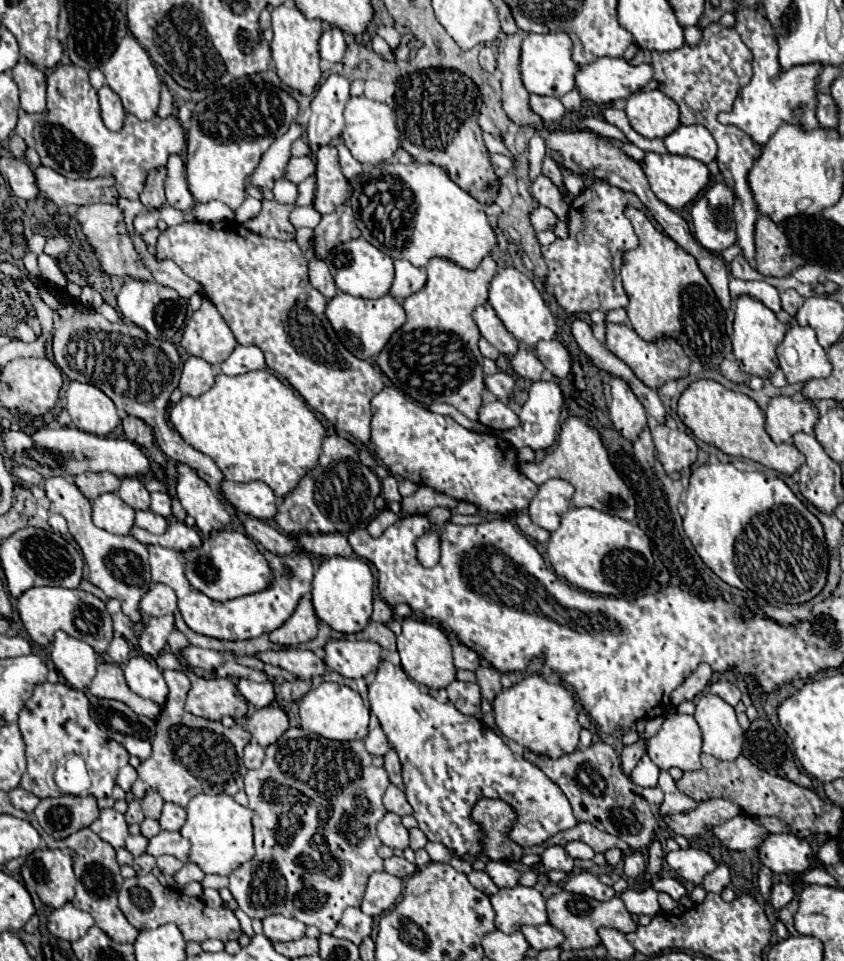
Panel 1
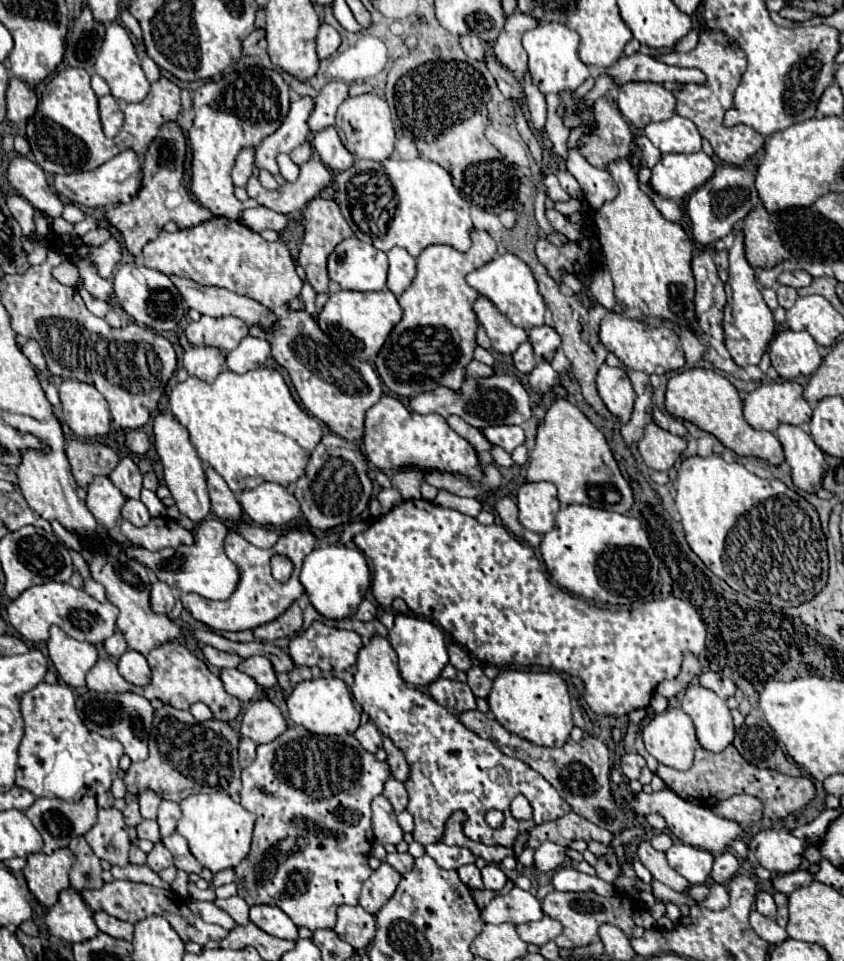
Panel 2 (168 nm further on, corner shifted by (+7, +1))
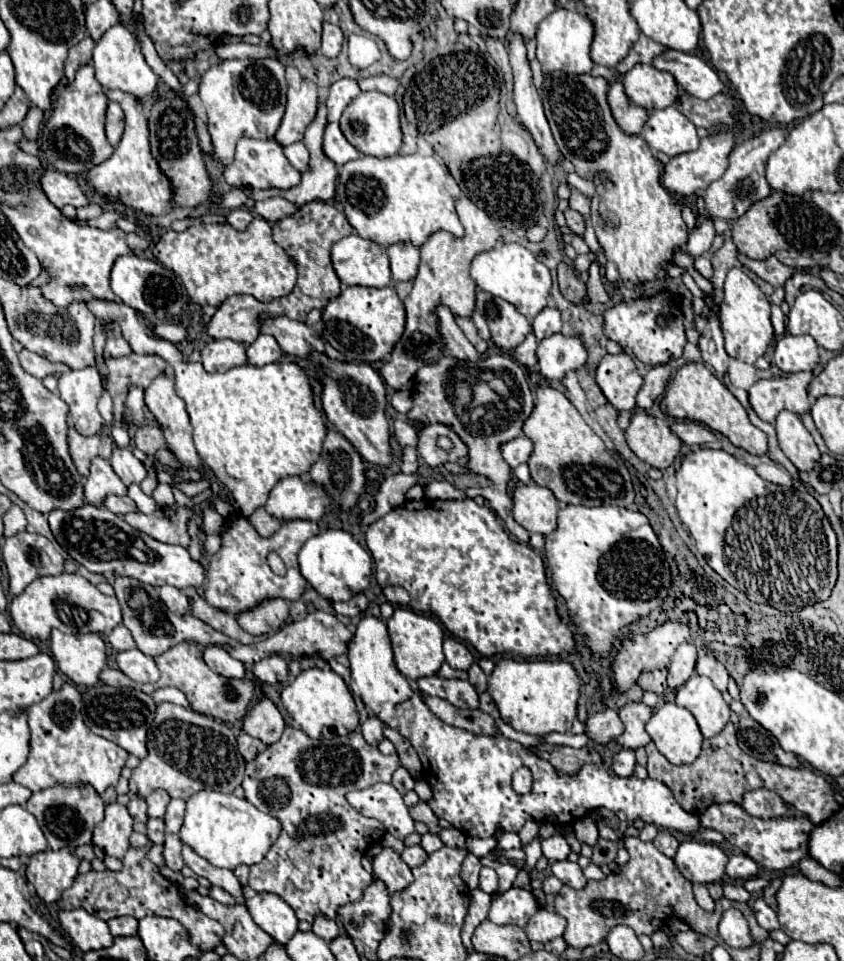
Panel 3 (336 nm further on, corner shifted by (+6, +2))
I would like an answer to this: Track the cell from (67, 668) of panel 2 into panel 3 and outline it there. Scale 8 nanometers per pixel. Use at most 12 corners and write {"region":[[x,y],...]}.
{"region":[[52,630],[52,656],[78,686],[108,666],[98,634]]}

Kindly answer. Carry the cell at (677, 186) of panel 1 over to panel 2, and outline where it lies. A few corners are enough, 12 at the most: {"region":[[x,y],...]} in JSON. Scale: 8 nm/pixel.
{"region":[[703,151],[663,155],[649,185],[681,201],[715,171]]}

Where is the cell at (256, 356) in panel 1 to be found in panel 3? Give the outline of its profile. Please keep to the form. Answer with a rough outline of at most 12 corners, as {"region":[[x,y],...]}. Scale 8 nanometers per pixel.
{"region":[[260,334],[248,346],[248,362],[272,364],[282,356],[276,338]]}

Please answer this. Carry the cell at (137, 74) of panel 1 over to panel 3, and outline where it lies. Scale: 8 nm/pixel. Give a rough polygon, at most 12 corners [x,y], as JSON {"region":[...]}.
{"region":[[122,24],[94,48],[104,88],[156,92],[136,36]]}

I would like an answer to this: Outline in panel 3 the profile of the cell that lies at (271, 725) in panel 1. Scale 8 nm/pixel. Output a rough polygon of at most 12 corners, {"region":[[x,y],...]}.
{"region":[[262,698],[246,714],[242,730],[264,744],[280,740],[284,718]]}

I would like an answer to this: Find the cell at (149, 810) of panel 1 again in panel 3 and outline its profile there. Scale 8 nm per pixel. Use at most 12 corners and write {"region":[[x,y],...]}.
{"region":[[154,790],[146,798],[148,816],[166,814],[168,792]]}

